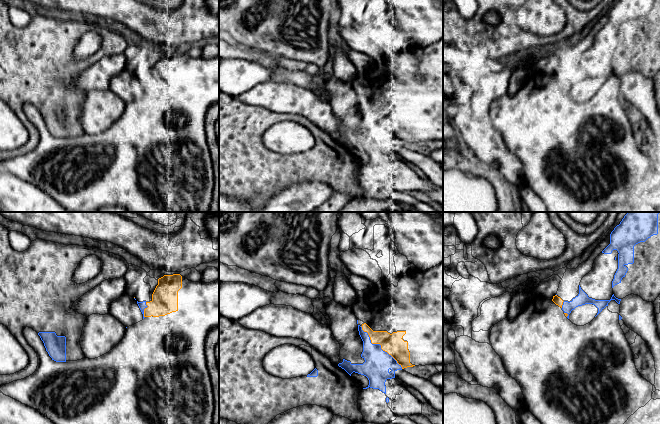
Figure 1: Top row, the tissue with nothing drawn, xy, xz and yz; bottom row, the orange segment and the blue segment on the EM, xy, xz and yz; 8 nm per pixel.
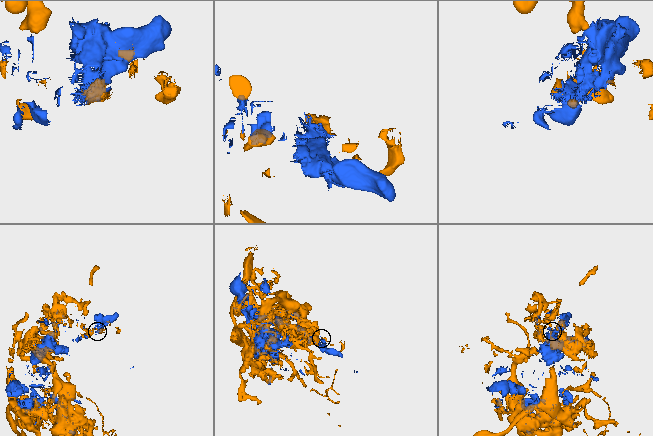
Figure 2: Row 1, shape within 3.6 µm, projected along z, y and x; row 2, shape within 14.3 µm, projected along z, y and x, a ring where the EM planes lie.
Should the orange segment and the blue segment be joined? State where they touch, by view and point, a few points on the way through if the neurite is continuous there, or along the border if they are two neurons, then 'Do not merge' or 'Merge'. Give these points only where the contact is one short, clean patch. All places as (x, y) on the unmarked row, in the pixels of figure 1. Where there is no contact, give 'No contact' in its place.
Touches orange at xz (380, 120). Do not merge

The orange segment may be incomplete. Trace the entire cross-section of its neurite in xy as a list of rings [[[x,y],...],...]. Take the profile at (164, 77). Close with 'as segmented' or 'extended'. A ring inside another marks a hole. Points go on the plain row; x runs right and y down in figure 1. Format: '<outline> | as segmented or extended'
[[[180,50],[164,51],[158,55],[152,76],[146,78],[146,81],[148,83],[144,85],[145,94],[127,103],[123,115],[108,129],[95,135],[85,133],[77,137],[56,138],[49,132],[38,109],[32,104],[26,103],[23,110],[28,120],[37,129],[37,145],[29,153],[3,161],[0,167],[4,171],[36,185],[59,204],[73,212],[97,212],[103,206],[120,206],[127,212],[208,212],[213,198],[214,173],[205,132],[205,117],[208,109],[213,104],[219,103],[219,54],[210,59],[203,59],[189,57]]] | extended

